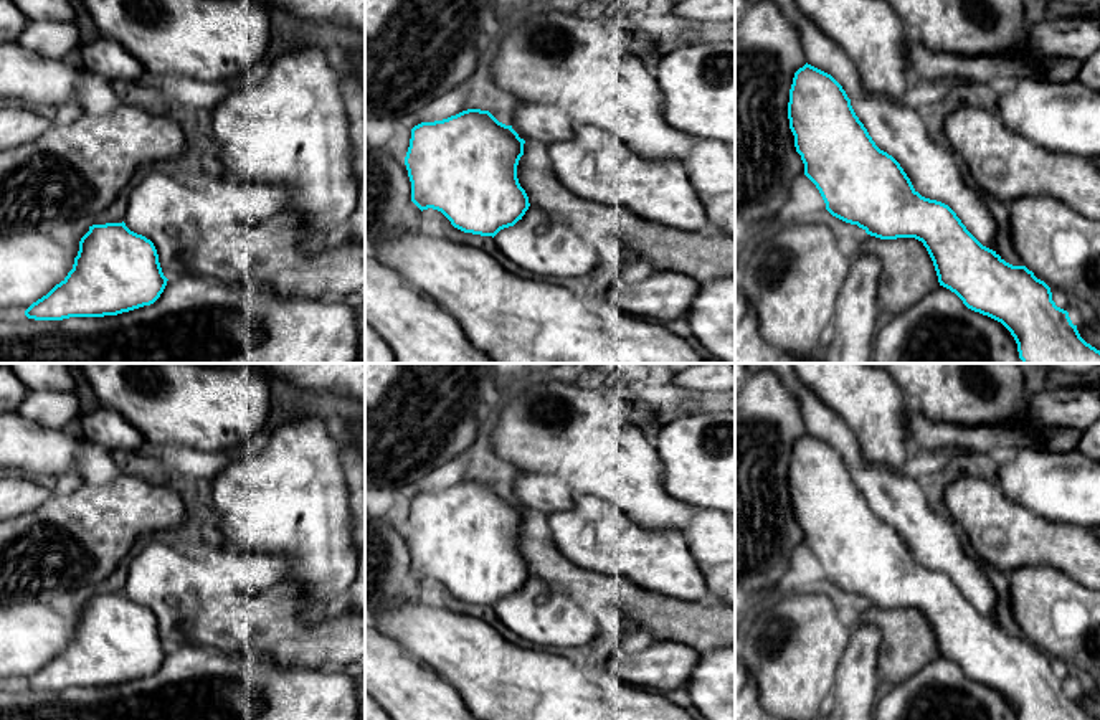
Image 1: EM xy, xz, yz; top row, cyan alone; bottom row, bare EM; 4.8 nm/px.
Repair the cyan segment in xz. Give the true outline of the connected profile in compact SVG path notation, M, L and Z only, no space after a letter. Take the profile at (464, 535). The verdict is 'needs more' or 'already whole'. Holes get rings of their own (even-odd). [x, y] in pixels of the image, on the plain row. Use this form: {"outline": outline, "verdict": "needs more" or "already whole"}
{"outline": "M467 479L443 490L411 499L405 535L411 552L411 571L423 581L441 581L454 598L495 606L514 596L529 580L529 566L517 548L525 510L489 481Z", "verdict": "already whole"}

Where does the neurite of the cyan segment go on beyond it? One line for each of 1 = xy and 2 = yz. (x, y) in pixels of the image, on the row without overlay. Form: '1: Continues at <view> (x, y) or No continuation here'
1: No continuation here
2: No continuation here

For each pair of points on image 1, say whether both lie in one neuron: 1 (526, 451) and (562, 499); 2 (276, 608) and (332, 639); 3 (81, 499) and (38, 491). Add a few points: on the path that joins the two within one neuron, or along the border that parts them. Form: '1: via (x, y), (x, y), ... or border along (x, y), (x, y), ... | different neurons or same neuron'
1: border along (522, 471), (557, 476), (573, 492) | different neurons
2: via (288, 623), (304, 639), (317, 639) | same neuron
3: border along (53, 486), (52, 492), (38, 506), (17, 514) | different neurons

